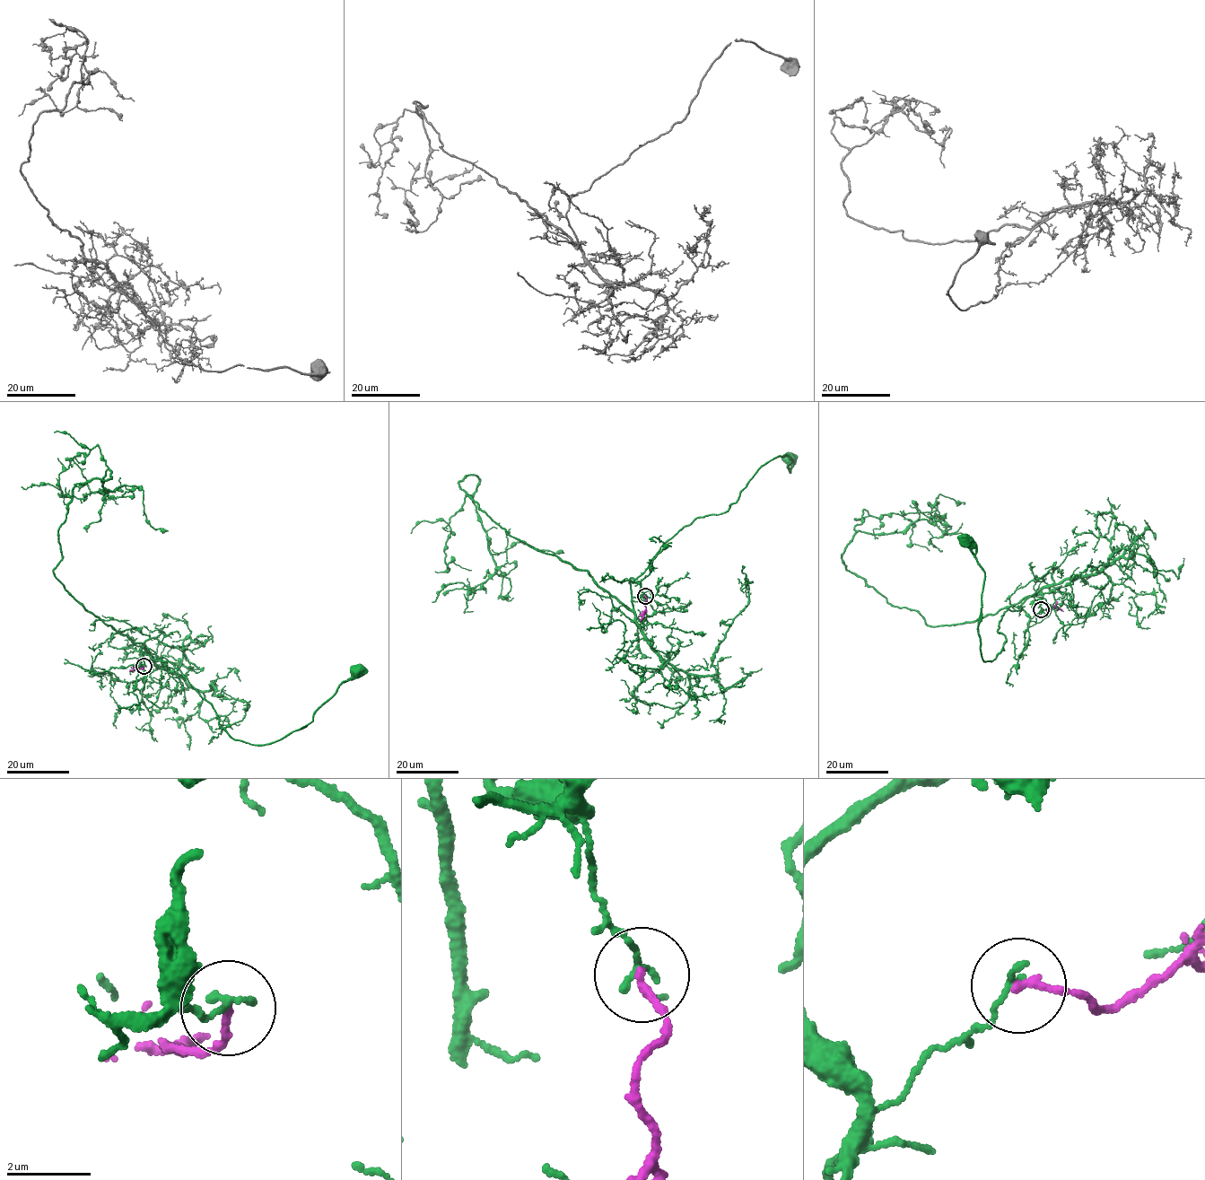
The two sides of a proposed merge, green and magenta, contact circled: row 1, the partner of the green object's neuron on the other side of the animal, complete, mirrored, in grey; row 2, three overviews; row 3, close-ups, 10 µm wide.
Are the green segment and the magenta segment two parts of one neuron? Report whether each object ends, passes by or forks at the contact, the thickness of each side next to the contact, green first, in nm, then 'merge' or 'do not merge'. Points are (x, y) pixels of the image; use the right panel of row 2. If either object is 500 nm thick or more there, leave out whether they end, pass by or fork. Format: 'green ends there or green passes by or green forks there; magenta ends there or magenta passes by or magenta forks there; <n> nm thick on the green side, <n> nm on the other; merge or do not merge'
green ends there; magenta ends there; 190 nm thick on the green side, 170 nm on the other; do not merge

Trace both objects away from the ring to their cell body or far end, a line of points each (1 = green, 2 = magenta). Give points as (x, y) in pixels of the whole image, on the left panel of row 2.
1: (144, 665), (142, 654), (172, 664), (210, 703), (219, 727), (253, 745), (312, 721), (357, 669)
2: (144, 665), (143, 669), (129, 671)

